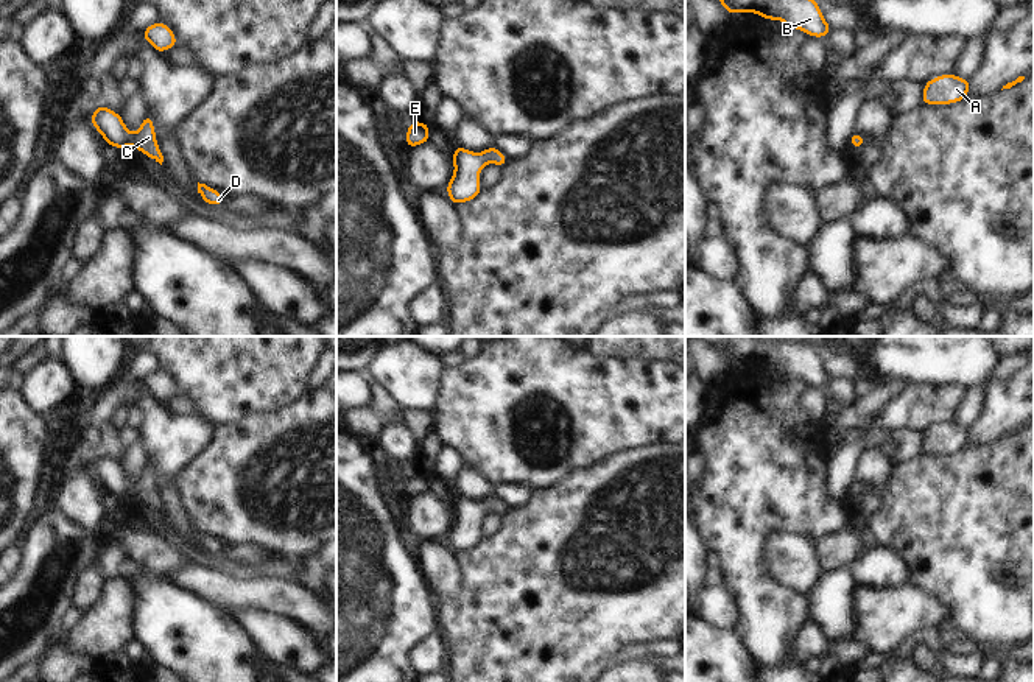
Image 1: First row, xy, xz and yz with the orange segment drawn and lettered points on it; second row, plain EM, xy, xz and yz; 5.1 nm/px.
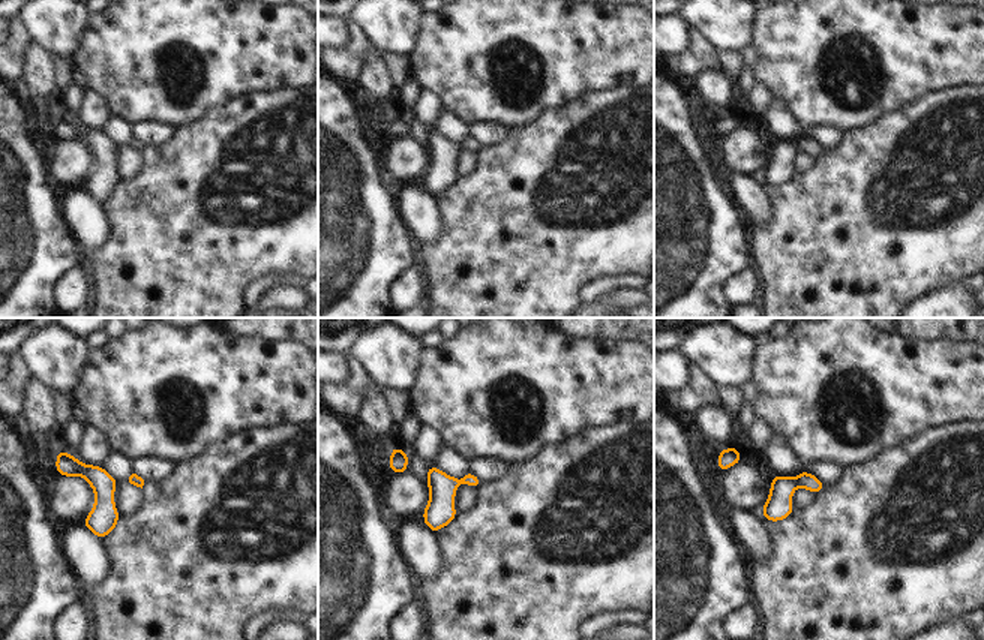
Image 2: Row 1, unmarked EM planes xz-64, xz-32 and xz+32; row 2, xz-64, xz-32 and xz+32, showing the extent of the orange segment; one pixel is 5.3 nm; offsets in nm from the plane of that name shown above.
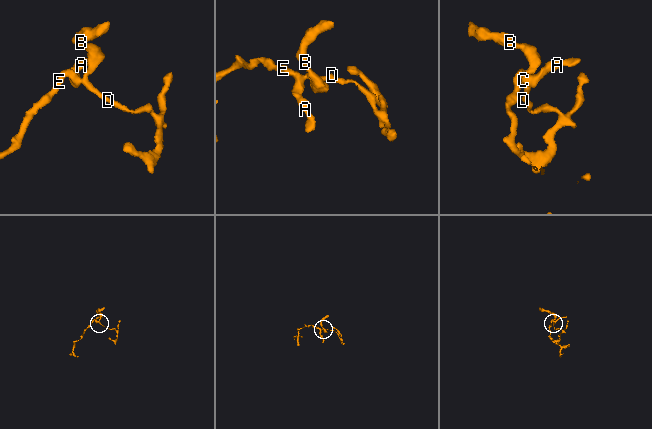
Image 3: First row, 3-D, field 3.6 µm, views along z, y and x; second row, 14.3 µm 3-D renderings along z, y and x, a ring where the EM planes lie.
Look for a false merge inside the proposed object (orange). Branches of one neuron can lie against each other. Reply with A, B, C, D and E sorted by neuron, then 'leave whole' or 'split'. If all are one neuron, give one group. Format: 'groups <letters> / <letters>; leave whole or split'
groups A B C D E; leave whole

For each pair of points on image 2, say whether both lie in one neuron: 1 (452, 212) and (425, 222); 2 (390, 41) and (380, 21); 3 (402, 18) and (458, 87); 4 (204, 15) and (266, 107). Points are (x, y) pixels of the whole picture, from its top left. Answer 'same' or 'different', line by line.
1: different
2: same
3: different
4: different

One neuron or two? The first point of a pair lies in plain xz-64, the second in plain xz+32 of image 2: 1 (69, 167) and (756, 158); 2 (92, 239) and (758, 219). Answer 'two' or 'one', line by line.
1: one
2: one

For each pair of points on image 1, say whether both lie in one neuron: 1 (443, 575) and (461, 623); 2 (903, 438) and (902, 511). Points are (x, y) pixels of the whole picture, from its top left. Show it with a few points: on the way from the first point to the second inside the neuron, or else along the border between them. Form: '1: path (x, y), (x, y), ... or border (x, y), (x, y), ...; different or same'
1: border (458, 562), (460, 590), (452, 598), (436, 604); different
2: border (922, 452), (910, 460), (902, 460), (896, 466); different

